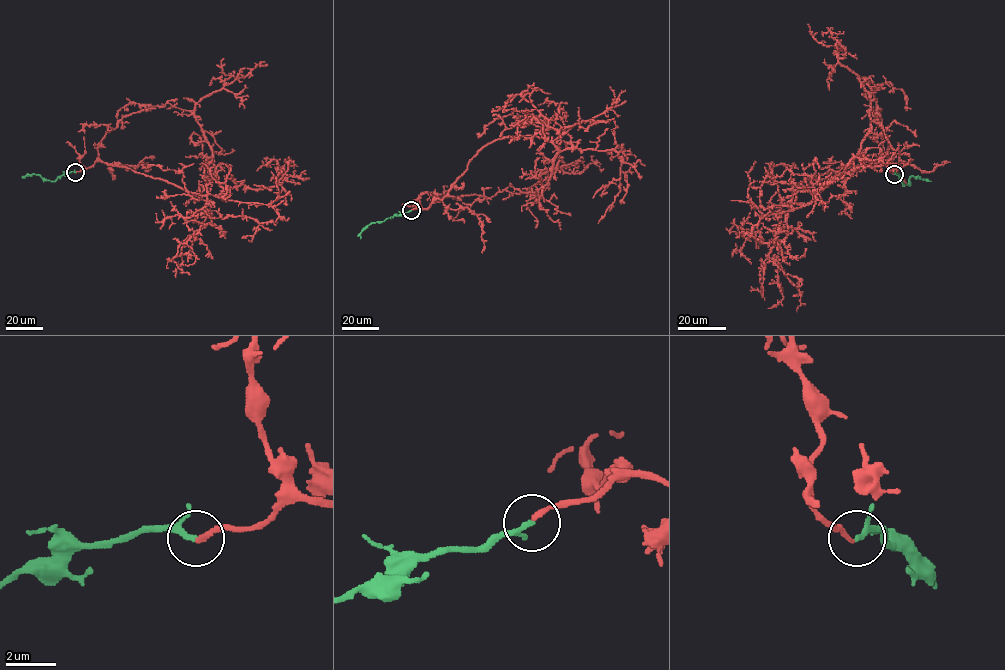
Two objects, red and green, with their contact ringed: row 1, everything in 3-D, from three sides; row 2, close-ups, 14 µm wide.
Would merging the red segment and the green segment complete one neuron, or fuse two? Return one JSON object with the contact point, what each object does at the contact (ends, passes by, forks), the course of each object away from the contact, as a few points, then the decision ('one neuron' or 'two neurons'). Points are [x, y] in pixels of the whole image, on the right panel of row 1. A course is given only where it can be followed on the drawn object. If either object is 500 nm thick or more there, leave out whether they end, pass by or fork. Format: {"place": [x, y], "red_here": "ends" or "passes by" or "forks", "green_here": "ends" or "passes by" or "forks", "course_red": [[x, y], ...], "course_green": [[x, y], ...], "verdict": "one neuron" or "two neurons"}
{"place": [894, 174], "red_here": "ends", "green_here": "passes by", "course_red": [[893, 174], [883, 158], [848, 166], [803, 181], [795, 201], [869, 131], [839, 31]], "course_green": [[893, 173], [899, 176], [903, 185], [913, 176], [931, 181]], "verdict": "one neuron"}

